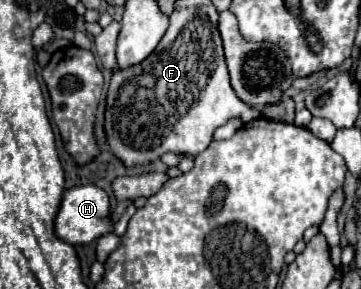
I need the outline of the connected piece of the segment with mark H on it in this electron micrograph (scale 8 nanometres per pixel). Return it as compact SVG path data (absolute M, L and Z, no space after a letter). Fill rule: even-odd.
M75 186L63 192L63 200L55 218L55 234L69 244L87 244L113 230L109 218L109 196L99 186Z

